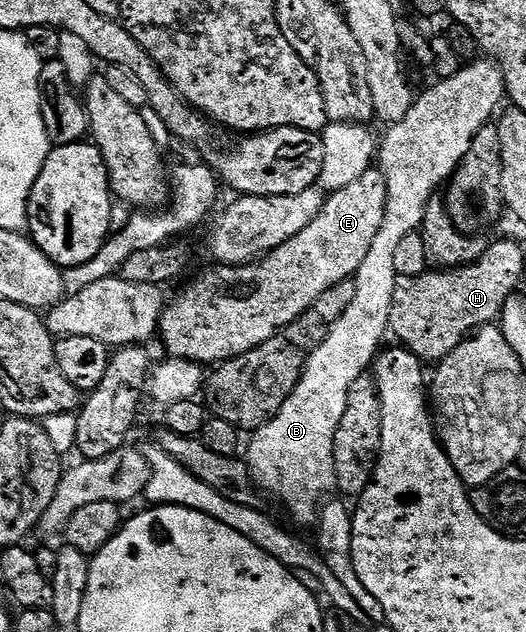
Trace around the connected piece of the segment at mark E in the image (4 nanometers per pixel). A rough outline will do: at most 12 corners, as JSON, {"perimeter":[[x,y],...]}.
{"perimeter":[[381,167],[296,238],[218,266],[163,311],[176,360],[268,342],[358,273],[384,223]]}

